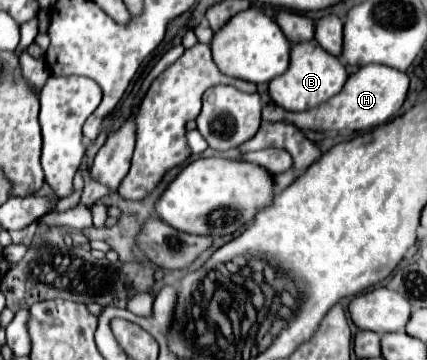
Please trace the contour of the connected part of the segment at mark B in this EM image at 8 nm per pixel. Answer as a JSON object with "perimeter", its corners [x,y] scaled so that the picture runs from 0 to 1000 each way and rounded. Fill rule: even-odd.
{"perimeter":[[[733,108],[681,131],[681,181],[663,208],[644,214],[630,231],[630,264],[653,297],[672,308],[719,308],[724,297],[738,303],[752,286],[770,281],[780,264],[789,264],[803,247],[808,225],[813,225],[813,197],[803,169],[756,142],[756,131],[747,131],[747,119],[738,119]]]}

